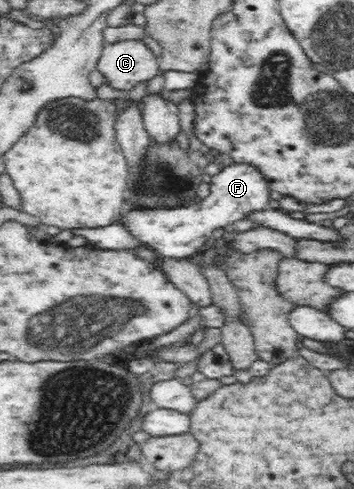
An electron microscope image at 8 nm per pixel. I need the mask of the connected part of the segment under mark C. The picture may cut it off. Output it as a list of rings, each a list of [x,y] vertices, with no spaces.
[[[122,41],[113,44],[108,43],[102,52],[98,62],[98,70],[103,73],[114,88],[129,91],[138,83],[148,81],[160,73],[161,60],[150,50],[144,41]]]

